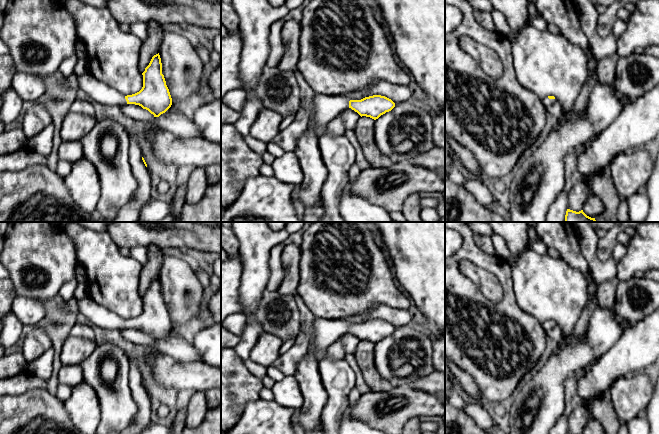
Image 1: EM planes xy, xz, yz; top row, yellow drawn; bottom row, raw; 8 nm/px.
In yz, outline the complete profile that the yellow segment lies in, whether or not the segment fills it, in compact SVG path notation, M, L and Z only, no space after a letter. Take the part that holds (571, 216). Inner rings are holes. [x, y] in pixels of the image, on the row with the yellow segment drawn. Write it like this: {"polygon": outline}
{"polygon": "M567 209L565 215L565 222L596 222L595 218L587 216L583 210L576 212Z"}

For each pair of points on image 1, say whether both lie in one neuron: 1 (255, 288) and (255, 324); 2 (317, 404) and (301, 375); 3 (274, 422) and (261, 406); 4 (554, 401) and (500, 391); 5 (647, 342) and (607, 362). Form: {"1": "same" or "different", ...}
{"1": "same", "2": "same", "3": "same", "4": "different", "5": "same"}

